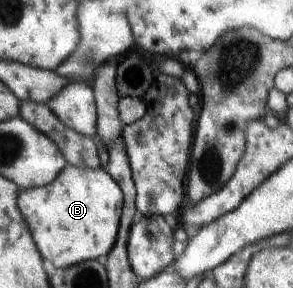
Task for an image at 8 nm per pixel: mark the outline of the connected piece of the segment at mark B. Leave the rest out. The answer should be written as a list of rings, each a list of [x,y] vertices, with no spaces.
[[[65,165],[60,174],[47,185],[21,190],[18,208],[25,219],[27,227],[38,246],[43,251],[43,259],[51,261],[59,270],[77,266],[78,263],[97,260],[109,255],[117,245],[123,196],[118,183],[103,168],[89,168]]]

